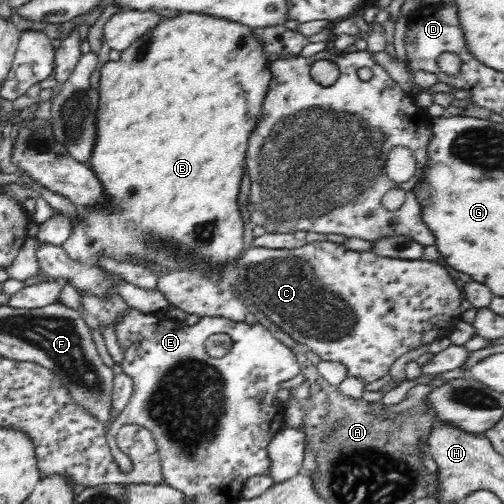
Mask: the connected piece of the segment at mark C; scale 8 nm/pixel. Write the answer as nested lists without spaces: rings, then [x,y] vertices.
[[[320,241],[308,243],[300,248],[292,248],[288,250],[287,248],[266,248],[266,247],[248,247],[242,251],[234,260],[226,261],[224,264],[207,264],[206,259],[203,260],[190,249],[186,249],[181,254],[182,259],[185,260],[187,268],[204,268],[204,270],[196,270],[196,272],[204,272],[210,279],[215,282],[226,282],[230,284],[233,292],[236,291],[238,296],[241,298],[248,298],[251,304],[254,304],[258,310],[264,312],[270,320],[274,321],[282,331],[288,334],[291,338],[294,338],[298,343],[303,346],[307,346],[309,350],[314,351],[318,356],[320,356],[322,361],[330,362],[340,362],[346,367],[347,376],[352,376],[352,378],[358,378],[362,380],[365,384],[370,384],[371,382],[376,382],[384,376],[388,376],[392,364],[416,350],[416,348],[422,348],[422,346],[429,346],[437,340],[448,338],[450,332],[454,330],[455,324],[458,324],[462,320],[462,300],[465,299],[465,294],[462,288],[458,288],[454,276],[448,272],[446,266],[440,266],[438,262],[434,260],[404,260],[404,259],[393,259],[378,256],[372,251],[357,251],[350,250],[344,247],[340,243],[332,243],[330,241]]]

